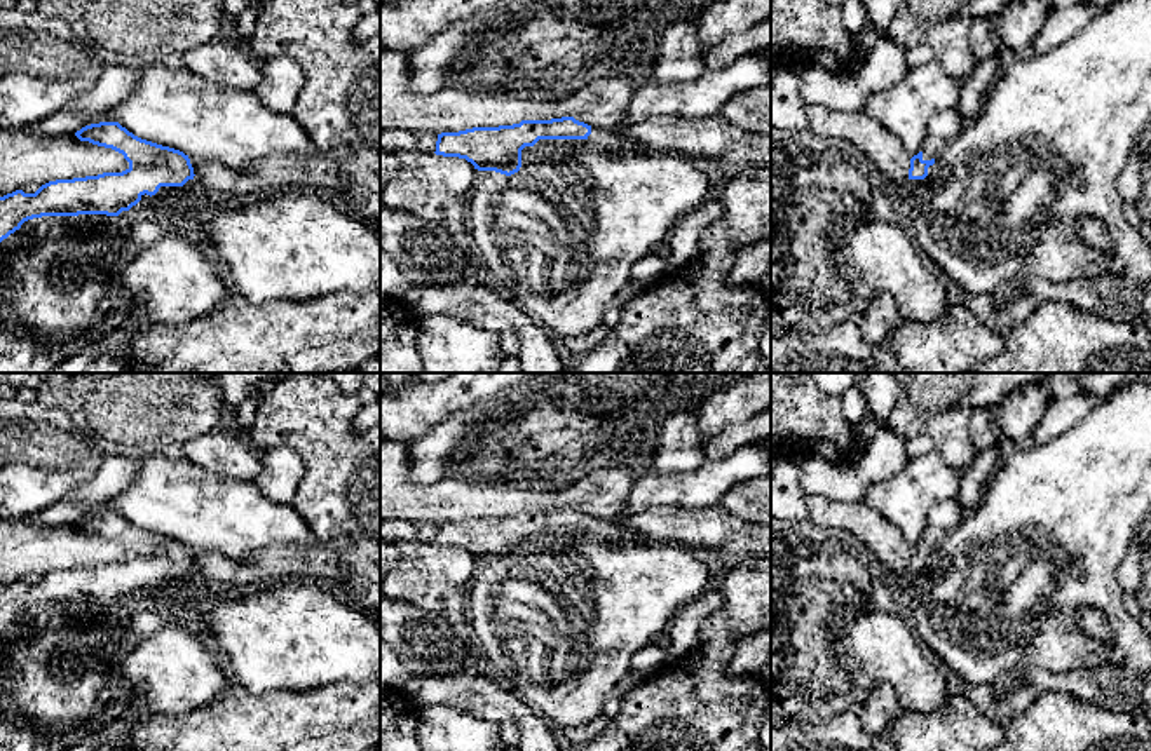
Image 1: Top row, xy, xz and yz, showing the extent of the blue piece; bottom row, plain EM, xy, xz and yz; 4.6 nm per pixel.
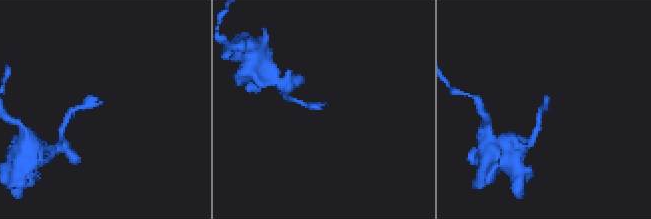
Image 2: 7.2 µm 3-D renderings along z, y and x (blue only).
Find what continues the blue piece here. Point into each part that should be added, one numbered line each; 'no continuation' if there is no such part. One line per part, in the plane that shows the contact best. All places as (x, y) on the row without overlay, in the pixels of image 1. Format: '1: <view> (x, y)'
1: yz (944, 516)

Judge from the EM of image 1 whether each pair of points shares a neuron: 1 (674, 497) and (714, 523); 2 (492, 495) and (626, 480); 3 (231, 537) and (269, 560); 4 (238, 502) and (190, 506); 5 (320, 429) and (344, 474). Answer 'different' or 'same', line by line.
1: different
2: same
3: different
4: same
5: same

